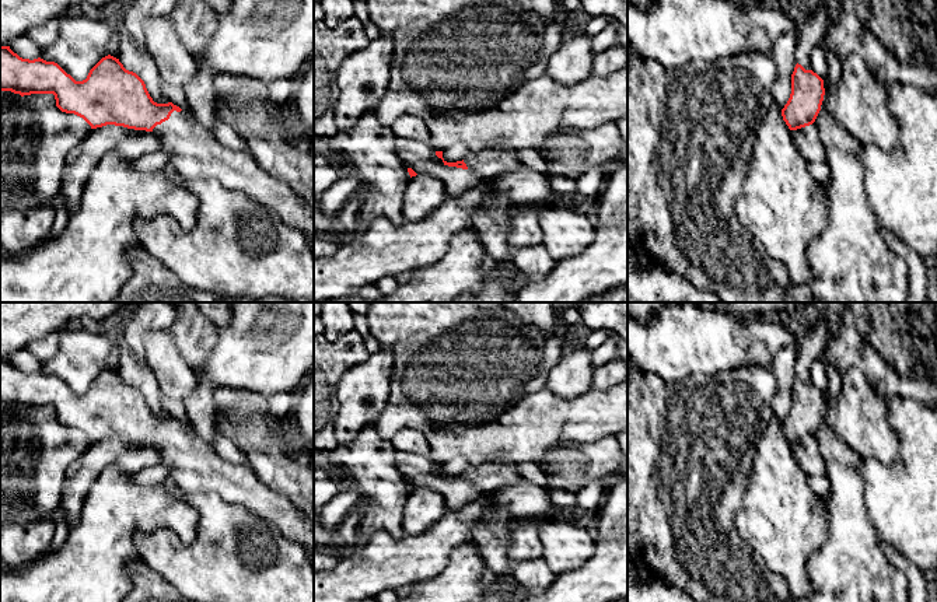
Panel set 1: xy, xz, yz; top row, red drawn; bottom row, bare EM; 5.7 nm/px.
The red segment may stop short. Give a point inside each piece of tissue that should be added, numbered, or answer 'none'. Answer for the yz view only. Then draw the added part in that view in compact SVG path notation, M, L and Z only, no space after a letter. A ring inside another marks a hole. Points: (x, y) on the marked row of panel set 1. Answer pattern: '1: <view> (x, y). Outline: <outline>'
none

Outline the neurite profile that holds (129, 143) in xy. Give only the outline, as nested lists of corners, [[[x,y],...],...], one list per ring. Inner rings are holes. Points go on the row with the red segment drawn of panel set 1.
[[[106,125],[91,132],[66,157],[62,188],[57,195],[71,214],[78,209],[84,185],[91,171],[111,151],[127,160],[137,160],[160,148],[161,140],[146,130]]]

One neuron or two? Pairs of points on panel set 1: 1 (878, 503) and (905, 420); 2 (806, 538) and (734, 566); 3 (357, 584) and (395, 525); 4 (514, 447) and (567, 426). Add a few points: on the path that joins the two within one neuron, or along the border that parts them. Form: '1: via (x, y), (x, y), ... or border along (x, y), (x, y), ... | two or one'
1: via (899, 483), (909, 473), (909, 441) | one
2: border along (736, 527), (736, 531), (754, 555) | two
3: border along (374, 531), (385, 531), (398, 539), (405, 535) | two
4: via (527, 434), (535, 426), (555, 426) | one

